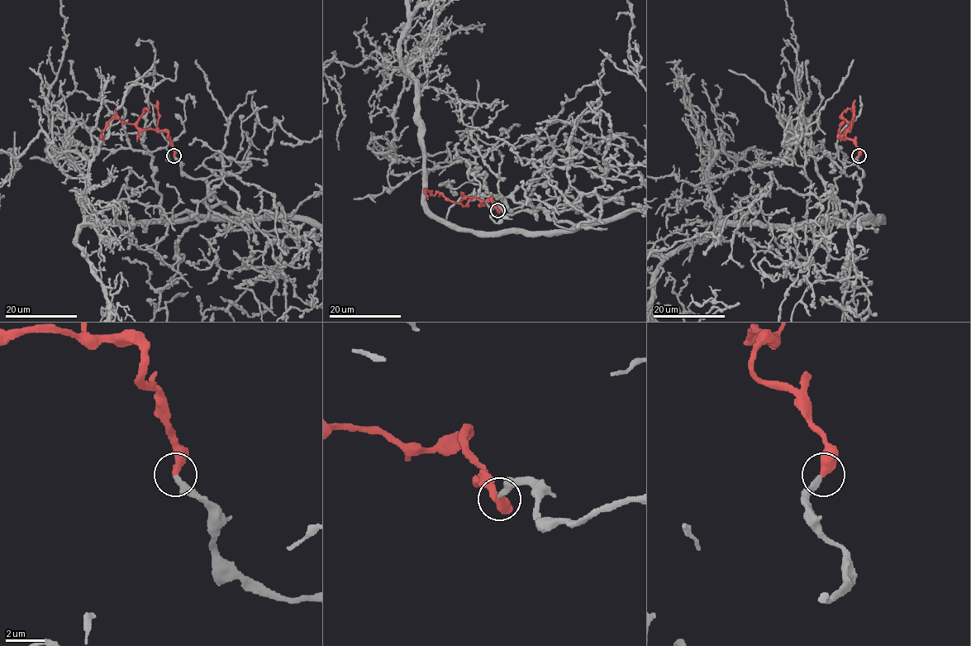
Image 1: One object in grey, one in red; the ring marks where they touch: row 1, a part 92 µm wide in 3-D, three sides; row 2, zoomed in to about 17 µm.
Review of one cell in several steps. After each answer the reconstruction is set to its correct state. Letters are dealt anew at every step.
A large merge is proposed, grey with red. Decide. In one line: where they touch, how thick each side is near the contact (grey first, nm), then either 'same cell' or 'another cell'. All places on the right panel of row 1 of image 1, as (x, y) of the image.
place (859, 155); calibres 280 and 460 nm; same cell

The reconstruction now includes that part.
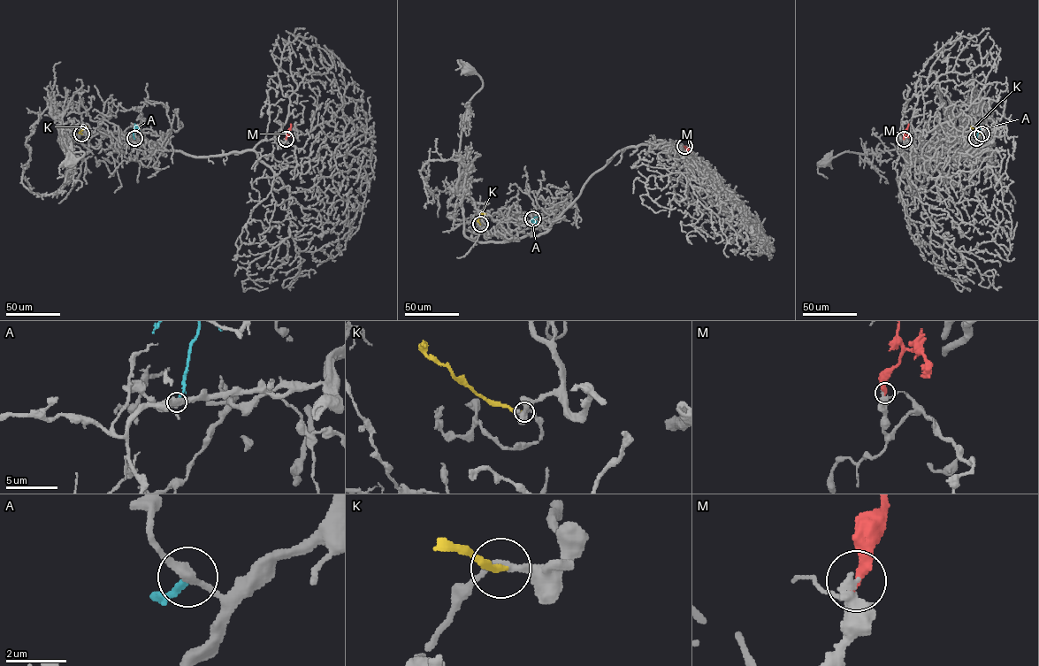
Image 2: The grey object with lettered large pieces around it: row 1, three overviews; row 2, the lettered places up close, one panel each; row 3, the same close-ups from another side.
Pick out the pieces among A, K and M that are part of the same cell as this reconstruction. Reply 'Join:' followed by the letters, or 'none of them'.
Join: K

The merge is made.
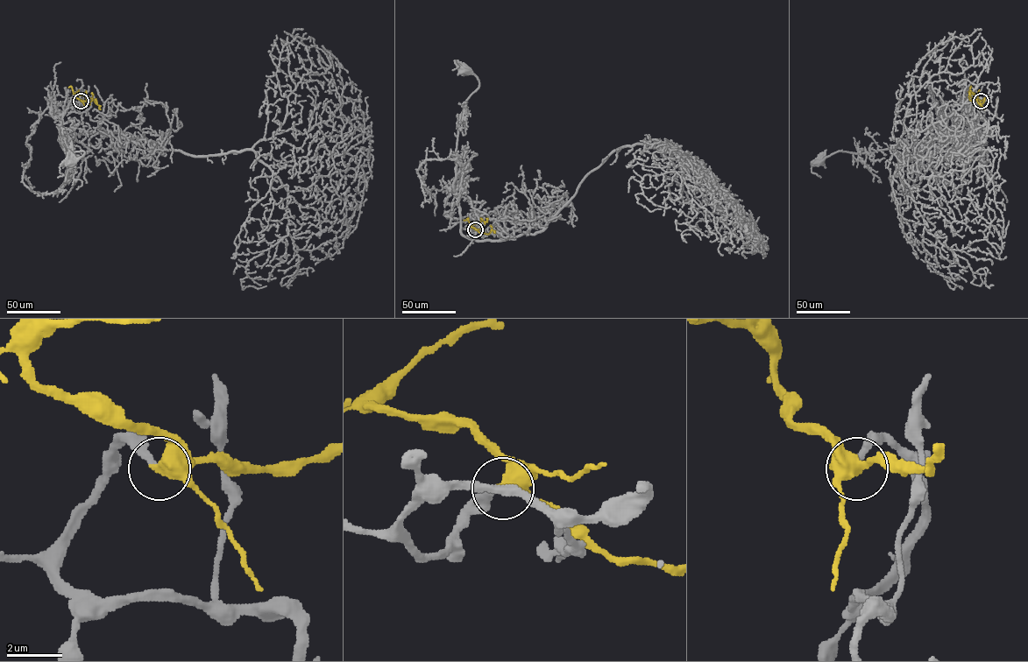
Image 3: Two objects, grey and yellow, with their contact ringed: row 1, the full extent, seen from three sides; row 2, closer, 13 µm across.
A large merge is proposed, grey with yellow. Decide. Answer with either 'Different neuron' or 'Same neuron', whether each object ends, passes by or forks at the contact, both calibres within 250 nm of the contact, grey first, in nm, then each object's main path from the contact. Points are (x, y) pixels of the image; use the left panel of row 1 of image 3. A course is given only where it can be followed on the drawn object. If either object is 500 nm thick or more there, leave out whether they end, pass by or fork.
Same neuron. At the ring grey ends. At the ring yellow passes by. Thickness 240 nm (grey) against 480 nm. Course of grey: (81, 101), (101, 129), (87, 147), (72, 129), (61, 133), (65, 152), (84, 152), (69, 161). Course of yellow: (81, 101), (76, 95), (86, 92), (86, 99), (90, 101), (92, 93)

